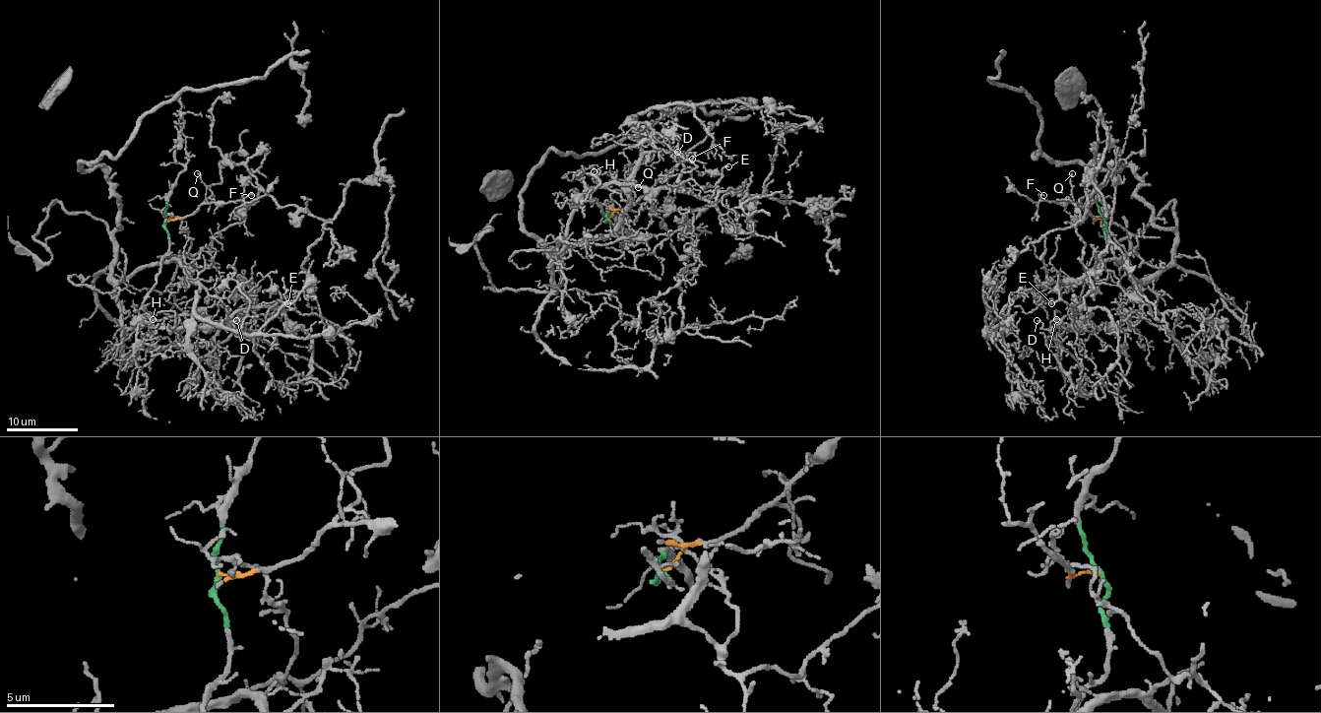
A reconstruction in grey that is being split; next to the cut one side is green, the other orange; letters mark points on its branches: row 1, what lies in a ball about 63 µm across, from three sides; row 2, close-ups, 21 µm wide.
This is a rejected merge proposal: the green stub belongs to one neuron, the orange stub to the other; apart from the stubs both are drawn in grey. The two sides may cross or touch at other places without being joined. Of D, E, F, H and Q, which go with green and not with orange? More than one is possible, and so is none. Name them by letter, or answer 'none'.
D, E, H

